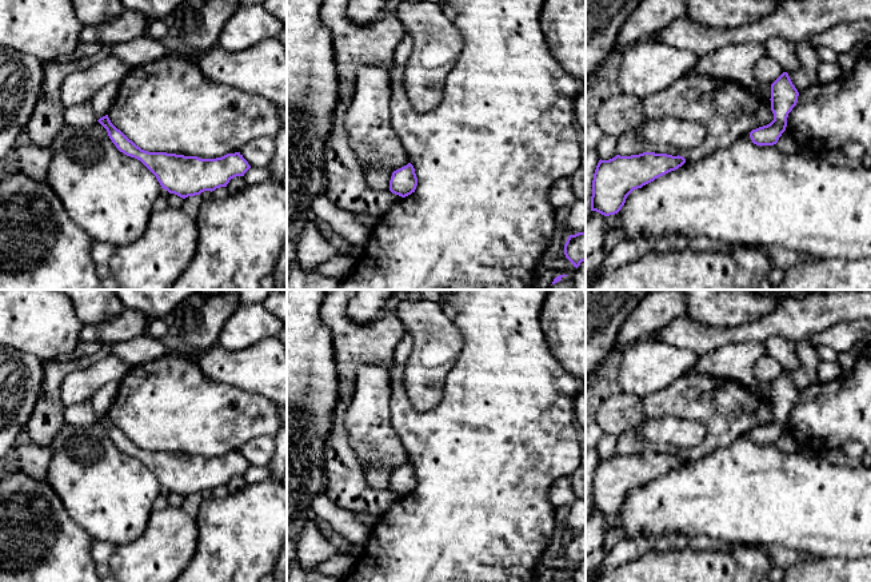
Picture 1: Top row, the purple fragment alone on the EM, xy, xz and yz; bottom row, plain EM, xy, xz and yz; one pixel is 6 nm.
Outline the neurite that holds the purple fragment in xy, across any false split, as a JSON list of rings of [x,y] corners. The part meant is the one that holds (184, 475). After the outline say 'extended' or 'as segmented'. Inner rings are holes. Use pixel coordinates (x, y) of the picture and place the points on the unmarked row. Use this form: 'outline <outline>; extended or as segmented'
outline [[[108,414],[97,420],[107,428],[109,438],[120,451],[140,459],[156,475],[161,487],[183,498],[227,486],[231,478],[244,475],[251,467],[240,451],[216,458],[148,451],[117,428]]]; as segmented

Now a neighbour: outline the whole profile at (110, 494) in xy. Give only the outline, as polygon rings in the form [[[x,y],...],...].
[[[99,420],[87,427],[64,423],[49,449],[52,458],[45,481],[57,494],[69,517],[93,541],[120,546],[144,533],[161,485],[140,459],[116,447]]]

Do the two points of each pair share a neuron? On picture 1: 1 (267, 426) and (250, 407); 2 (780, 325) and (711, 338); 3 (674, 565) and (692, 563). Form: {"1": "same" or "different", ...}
{"1": "same", "2": "same", "3": "same"}

